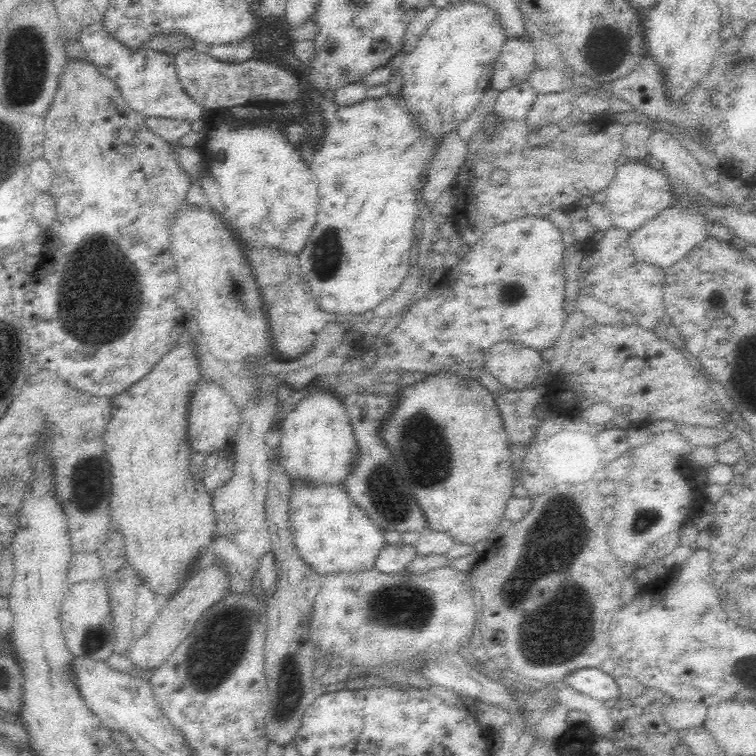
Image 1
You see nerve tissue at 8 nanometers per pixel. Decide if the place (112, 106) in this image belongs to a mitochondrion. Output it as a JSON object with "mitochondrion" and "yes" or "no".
{"mitochondrion":"no"}

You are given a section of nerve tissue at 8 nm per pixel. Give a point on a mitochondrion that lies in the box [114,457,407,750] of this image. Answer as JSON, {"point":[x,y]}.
{"point":[220,643]}

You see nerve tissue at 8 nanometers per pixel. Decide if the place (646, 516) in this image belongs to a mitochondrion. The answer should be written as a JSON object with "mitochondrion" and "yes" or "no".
{"mitochondrion":"yes"}

